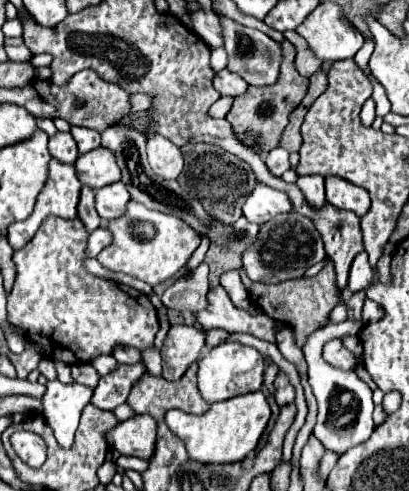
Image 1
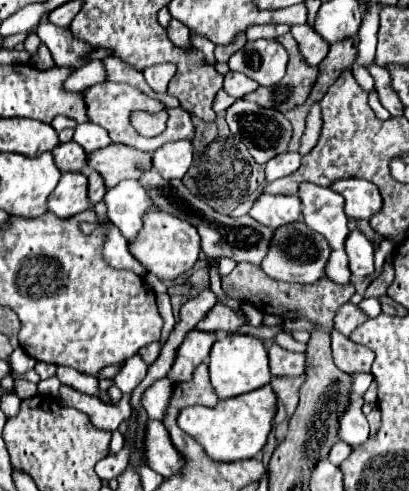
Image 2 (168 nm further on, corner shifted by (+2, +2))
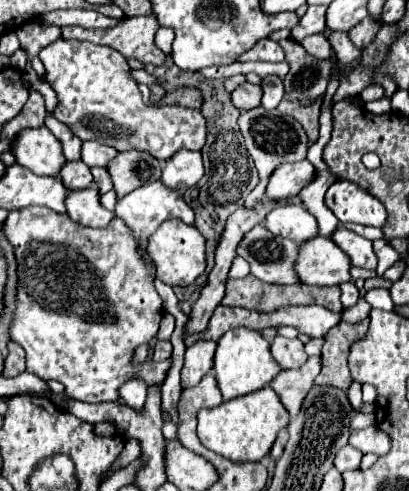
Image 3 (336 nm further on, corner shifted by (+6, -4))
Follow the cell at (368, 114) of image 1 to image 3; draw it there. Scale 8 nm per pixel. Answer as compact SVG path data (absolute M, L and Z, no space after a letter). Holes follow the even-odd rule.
M330 30L330 34L328 34L328 40L330 40L330 44L332 44L332 48L334 48L334 54L338 54L340 56L340 60L342 62L346 62L348 66L350 66L350 62L352 62L352 66L360 60L360 48L356 48L354 46L354 42L350 42L350 38L348 38L348 32L340 32L340 30Z

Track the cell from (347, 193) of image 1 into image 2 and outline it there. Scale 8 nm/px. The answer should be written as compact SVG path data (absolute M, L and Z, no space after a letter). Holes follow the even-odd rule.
M358 178L336 180L330 188L336 194L344 196L344 212L352 220L358 220L358 218L368 220L382 206L382 198L380 198L378 188L368 180L358 180Z

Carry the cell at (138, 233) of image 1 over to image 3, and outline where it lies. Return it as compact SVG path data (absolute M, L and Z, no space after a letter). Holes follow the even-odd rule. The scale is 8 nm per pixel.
M182 220L164 222L148 242L148 254L152 256L158 272L156 278L170 286L190 286L206 270L206 238L196 226L188 226Z

